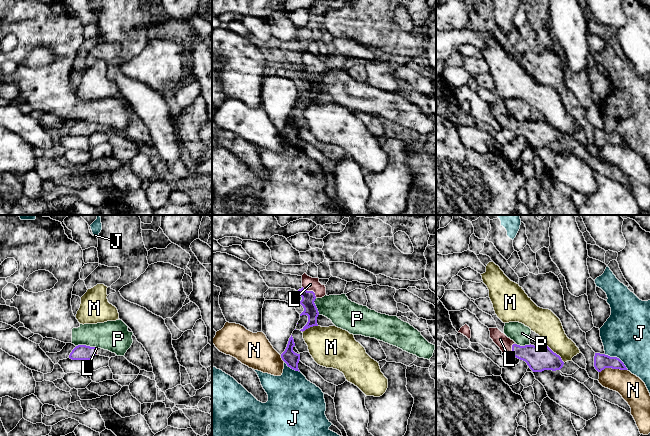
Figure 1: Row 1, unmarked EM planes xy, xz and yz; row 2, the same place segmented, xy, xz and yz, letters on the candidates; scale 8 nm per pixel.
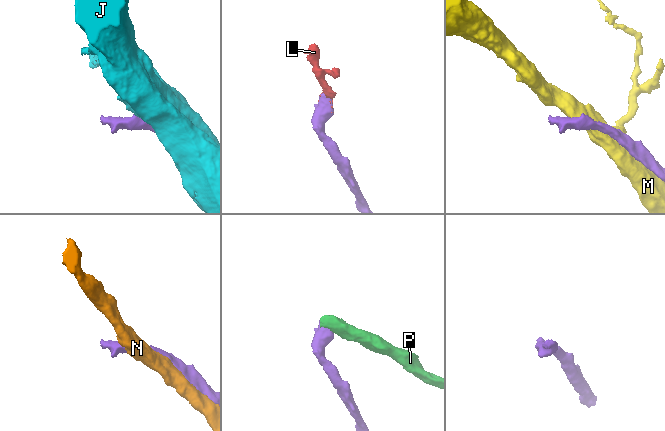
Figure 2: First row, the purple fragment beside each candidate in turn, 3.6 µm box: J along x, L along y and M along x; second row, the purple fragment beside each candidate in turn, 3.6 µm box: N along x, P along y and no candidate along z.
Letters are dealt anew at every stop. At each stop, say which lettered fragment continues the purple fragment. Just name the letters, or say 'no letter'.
L

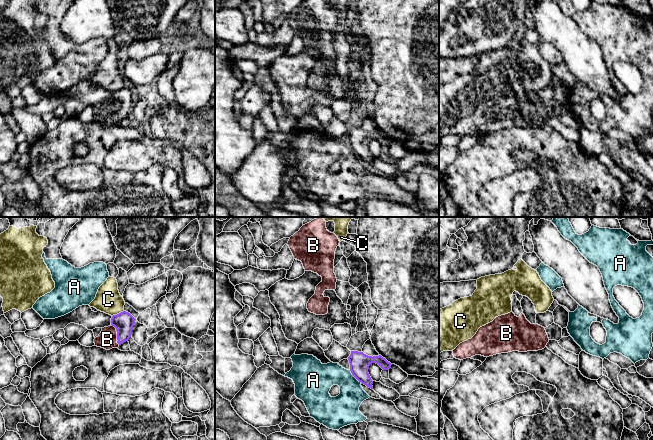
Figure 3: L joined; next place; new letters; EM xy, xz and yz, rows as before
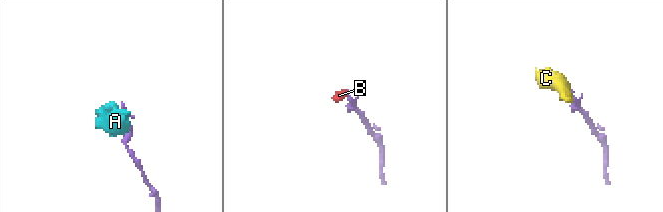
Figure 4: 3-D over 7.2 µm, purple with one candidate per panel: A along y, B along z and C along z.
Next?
B

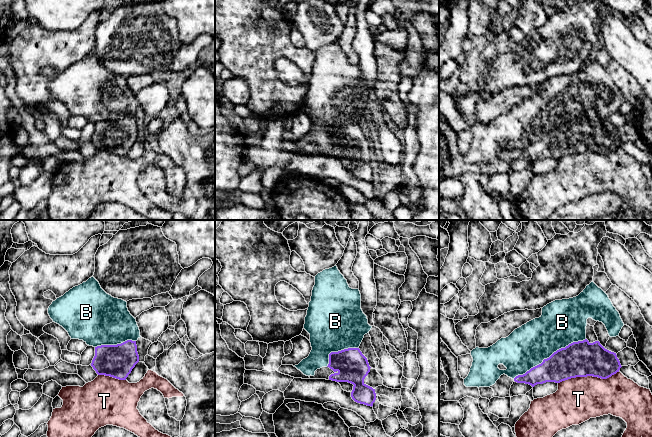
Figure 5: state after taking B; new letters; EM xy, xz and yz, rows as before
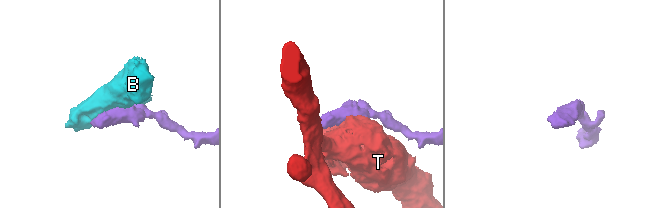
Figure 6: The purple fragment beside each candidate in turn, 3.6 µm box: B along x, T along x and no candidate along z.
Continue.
no letter

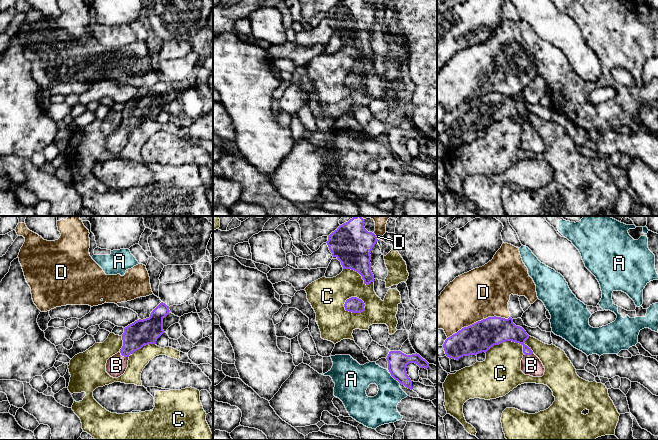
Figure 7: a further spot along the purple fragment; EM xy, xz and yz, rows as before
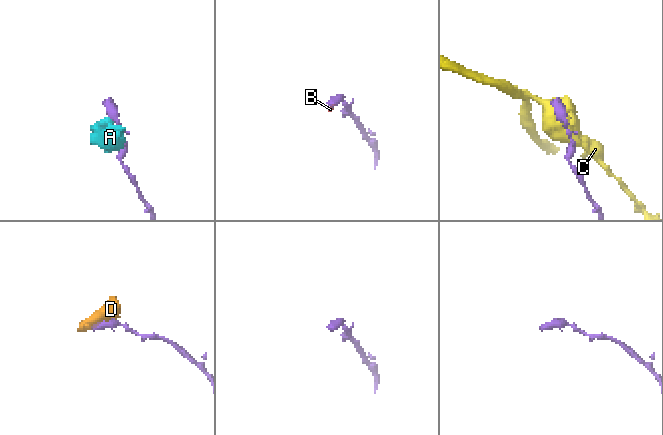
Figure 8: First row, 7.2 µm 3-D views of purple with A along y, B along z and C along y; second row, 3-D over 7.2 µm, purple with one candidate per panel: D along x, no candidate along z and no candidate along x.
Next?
B

